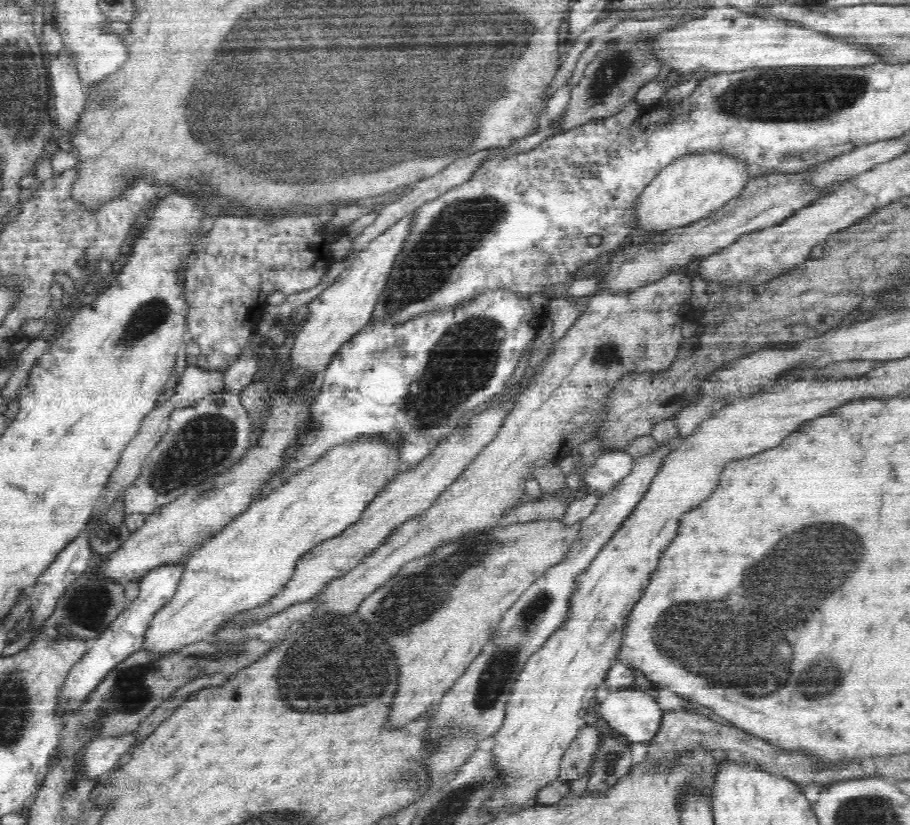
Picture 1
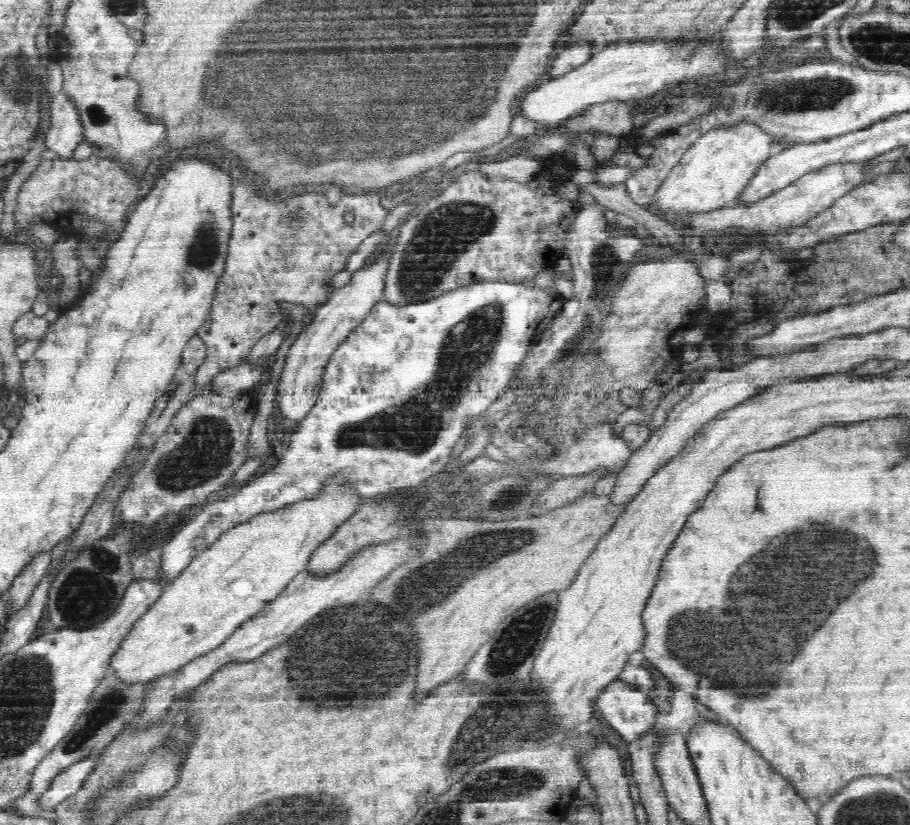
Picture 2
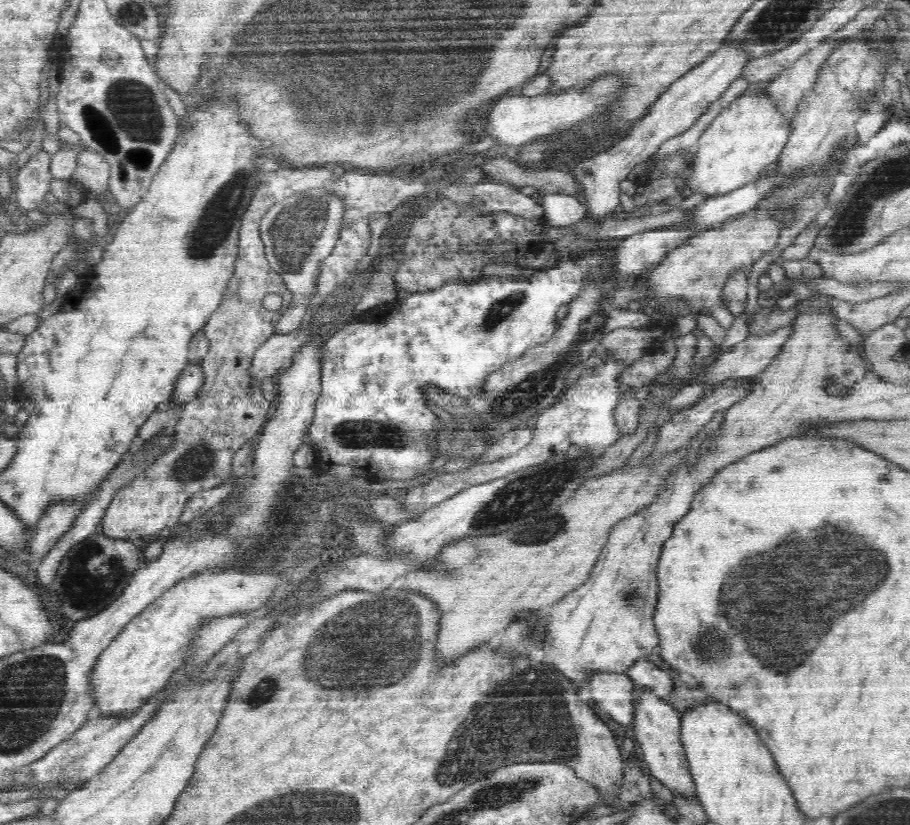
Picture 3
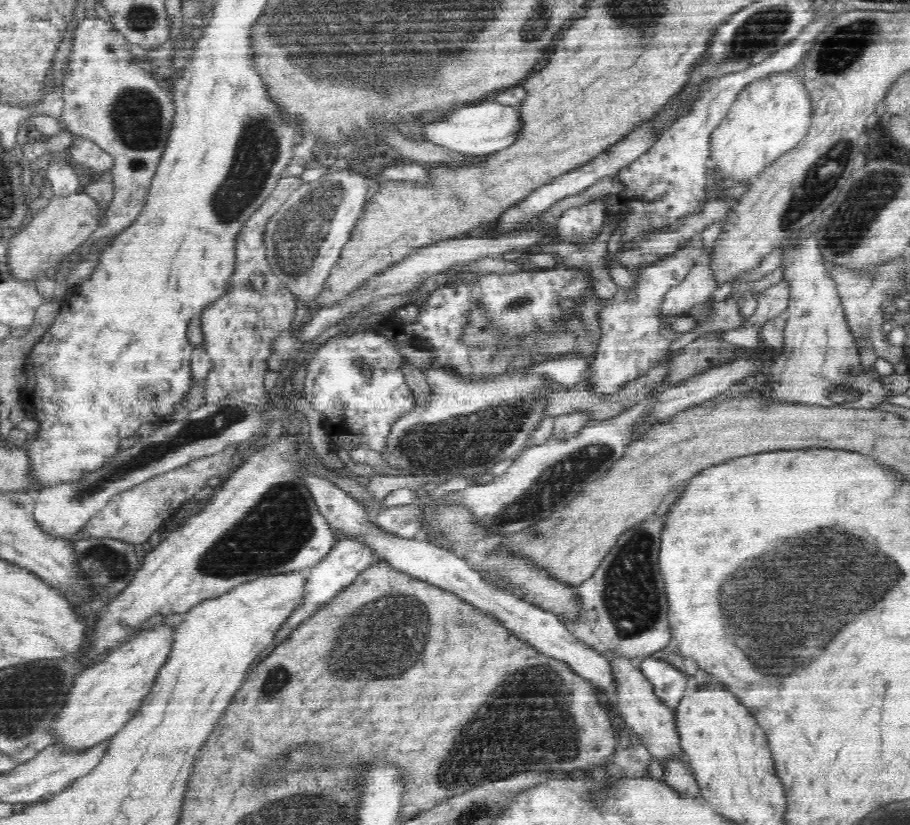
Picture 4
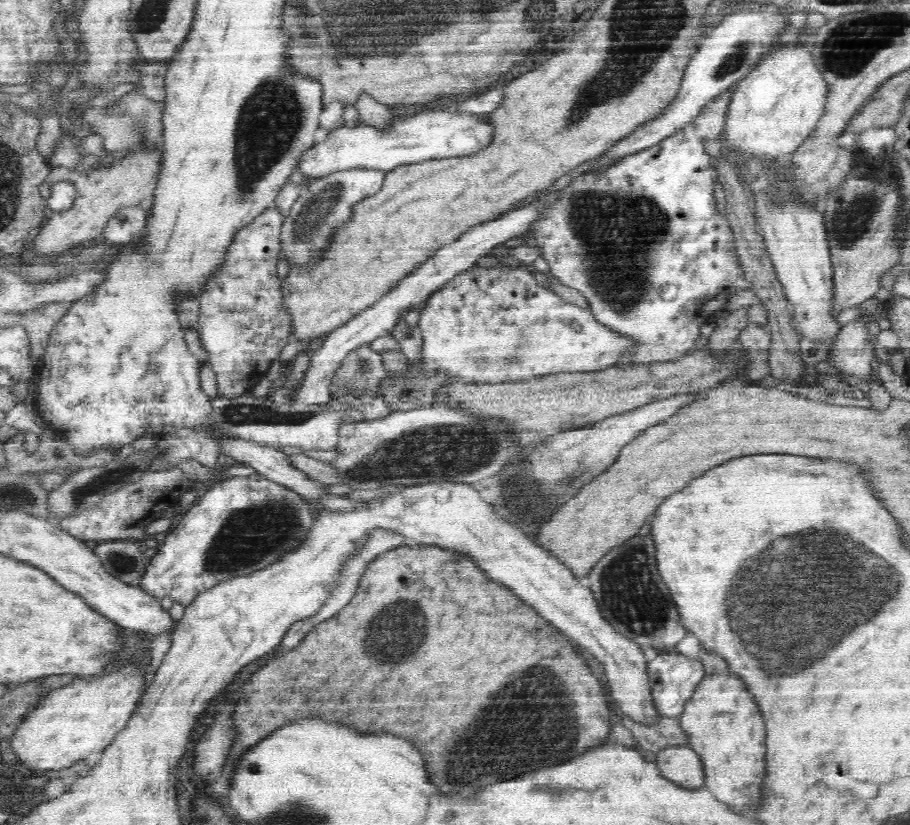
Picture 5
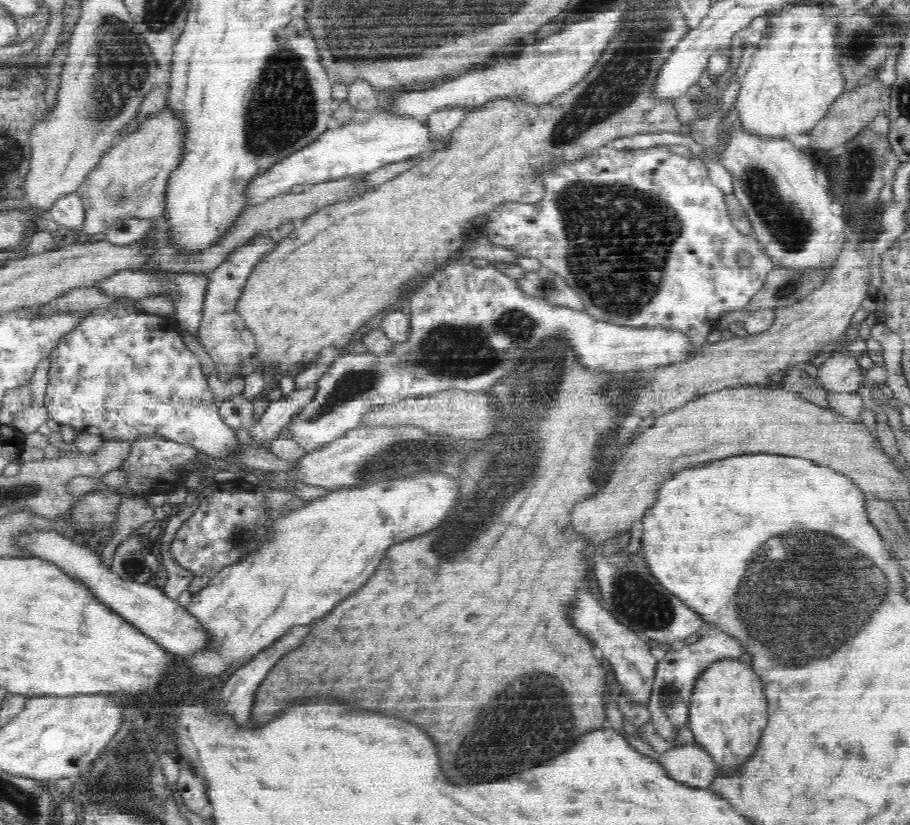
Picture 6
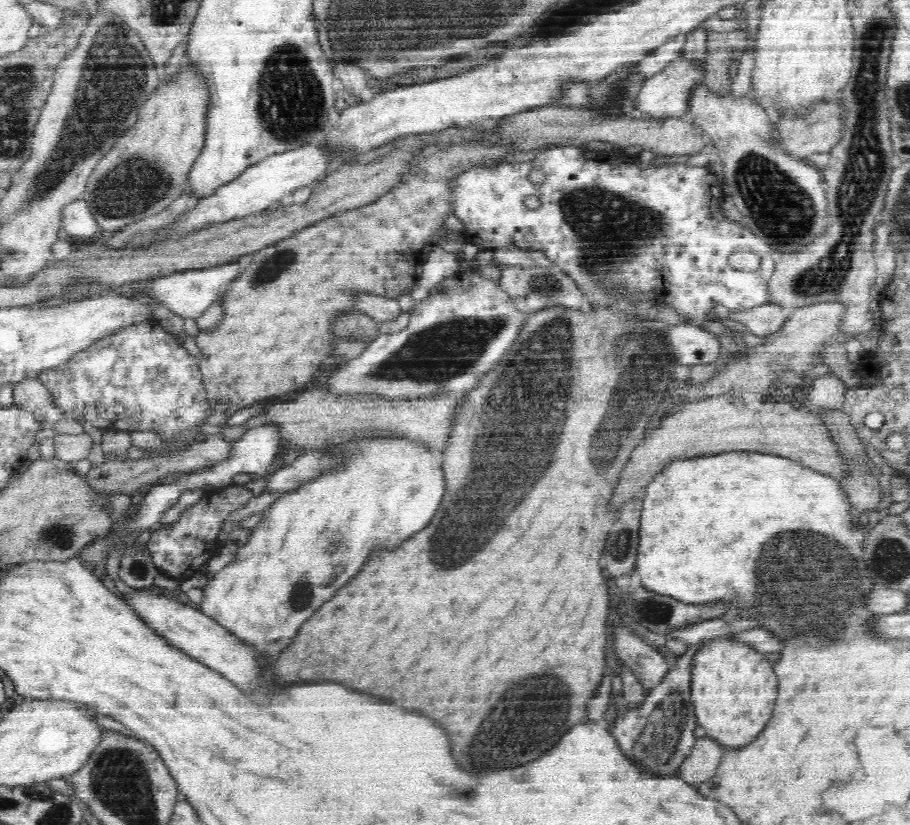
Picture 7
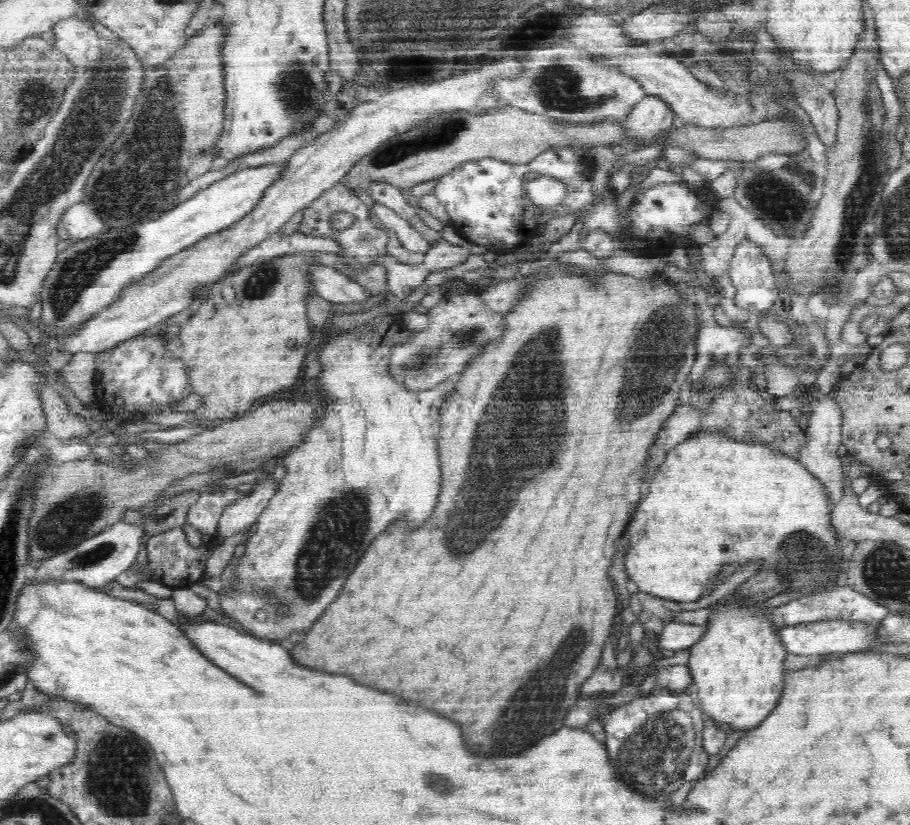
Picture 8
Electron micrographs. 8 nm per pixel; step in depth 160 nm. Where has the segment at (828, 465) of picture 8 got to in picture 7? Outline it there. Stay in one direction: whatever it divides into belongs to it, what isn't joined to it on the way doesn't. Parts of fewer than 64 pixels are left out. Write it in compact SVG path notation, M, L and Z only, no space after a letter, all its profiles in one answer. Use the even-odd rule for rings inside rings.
M832 370L814 379L811 387L811 393L803 398L808 402L808 408L814 412L817 407L841 409L845 402L846 391L849 389L843 378Z

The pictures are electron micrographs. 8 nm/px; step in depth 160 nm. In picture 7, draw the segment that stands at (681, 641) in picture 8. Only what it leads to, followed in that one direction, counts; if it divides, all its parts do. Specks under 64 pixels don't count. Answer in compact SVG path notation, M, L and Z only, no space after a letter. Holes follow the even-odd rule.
M718 618L701 622L699 625L682 630L682 632L674 633L672 636L668 636L668 638L678 638L688 644L697 644L699 641L715 640L716 638L720 638L722 634L728 634L728 632L732 630L750 629L751 626L749 622L744 621L744 619L739 621L735 619L726 623L726 621L722 621L721 618Z

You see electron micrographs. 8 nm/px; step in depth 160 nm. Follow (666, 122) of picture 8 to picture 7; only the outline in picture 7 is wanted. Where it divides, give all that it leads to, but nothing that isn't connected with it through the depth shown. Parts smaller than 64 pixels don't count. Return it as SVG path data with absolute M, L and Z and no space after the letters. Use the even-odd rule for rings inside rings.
M680 52L643 84L638 100L639 113L657 120L667 117L686 118L695 88L700 86L705 74L704 58L692 58L691 55Z

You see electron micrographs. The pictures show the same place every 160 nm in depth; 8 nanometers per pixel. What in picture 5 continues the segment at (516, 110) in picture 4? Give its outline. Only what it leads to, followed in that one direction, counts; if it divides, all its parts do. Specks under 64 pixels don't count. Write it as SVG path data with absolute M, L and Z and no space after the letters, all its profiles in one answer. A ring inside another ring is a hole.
M440 109L400 116L393 122L393 131L382 133L359 122L351 129L342 127L327 139L307 150L299 162L299 172L306 178L321 177L328 172L350 167L366 167L389 171L400 164L419 163L428 159L467 157L487 149L498 137L492 115L474 114L470 110Z

